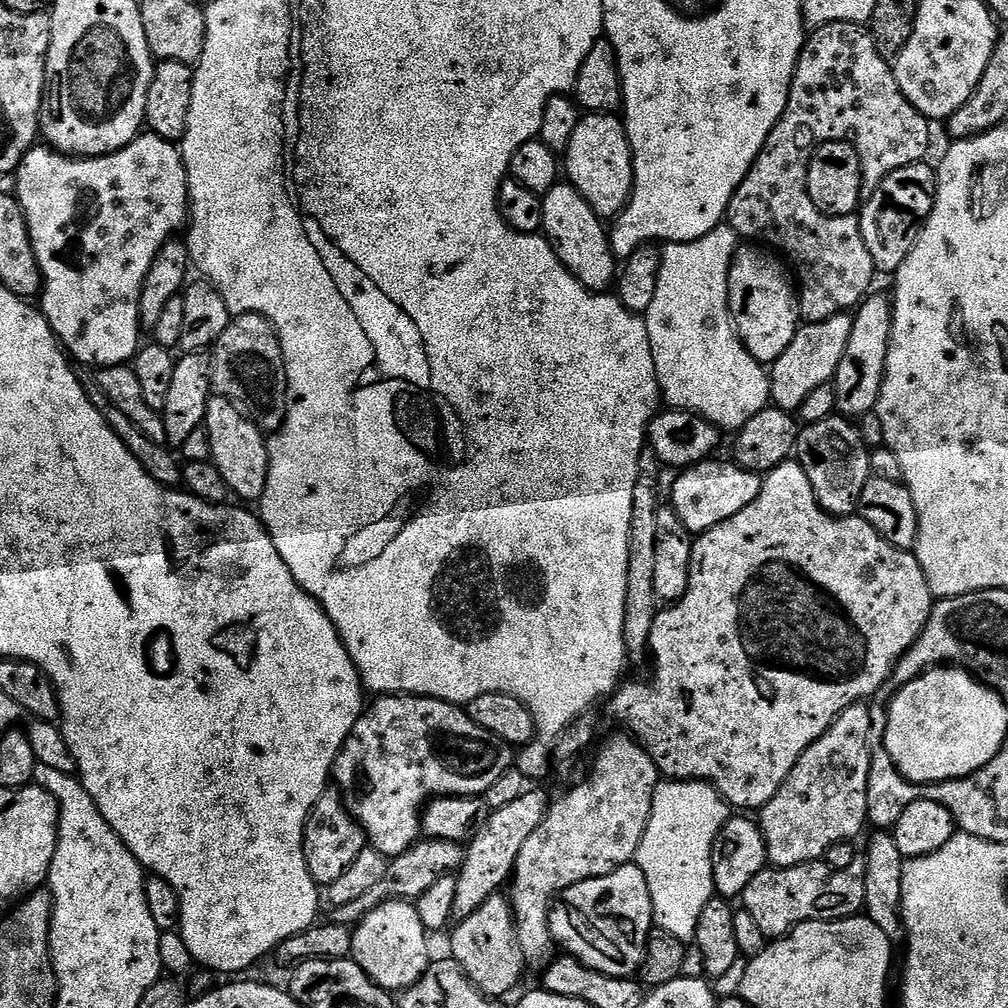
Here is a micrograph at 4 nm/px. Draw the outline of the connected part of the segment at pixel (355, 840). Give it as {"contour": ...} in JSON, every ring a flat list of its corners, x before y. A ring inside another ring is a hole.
{"contour":[[335,786,325,788,324,793,314,802,312,812,304,827,304,853,306,866,318,886,327,886,334,883,350,862,362,854,366,846,366,837,363,828,356,819,346,810,344,799,340,796,340,789]]}

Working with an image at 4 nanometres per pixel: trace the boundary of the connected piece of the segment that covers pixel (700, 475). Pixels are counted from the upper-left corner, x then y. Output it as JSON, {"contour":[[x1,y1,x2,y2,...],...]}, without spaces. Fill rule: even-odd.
{"contour":[[709,458,691,468,683,469,672,484,670,506,686,526,686,530,699,534,734,518,738,510,746,510,762,490,764,481,761,473,751,472,735,462,727,464,724,460]]}

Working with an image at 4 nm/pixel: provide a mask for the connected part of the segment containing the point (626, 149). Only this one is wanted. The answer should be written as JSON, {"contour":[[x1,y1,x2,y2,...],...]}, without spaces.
{"contour":[[585,115,574,130,574,138,570,138,566,159,568,159,568,164,566,160,567,179,572,187,579,190,582,198,586,198,586,202,592,207,594,214,601,220,611,221,628,207,628,200,632,197,632,151,623,123,615,115]]}

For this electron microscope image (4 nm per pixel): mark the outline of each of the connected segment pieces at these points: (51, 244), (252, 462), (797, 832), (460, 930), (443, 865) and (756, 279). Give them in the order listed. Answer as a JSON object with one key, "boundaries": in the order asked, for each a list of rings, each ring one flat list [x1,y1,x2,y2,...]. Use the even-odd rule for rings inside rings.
{"boundaries":[[[141,134,134,142,130,142,122,150,111,152,108,156,89,156,87,158,73,158,47,146,34,146,22,158,19,168,16,169,15,197,20,201,20,209,24,212,24,221,30,234,32,249,44,279,43,289,38,297,38,307,44,317,50,322,57,340,66,349,67,355,73,361,81,360,84,366,93,369,112,368,115,364,127,365,142,347,140,332,140,295,146,274,156,260,156,255,162,246,177,235,176,231,183,229,190,220,190,205,188,203,188,175,184,165,184,157,173,141,164,140,160,136]],[[213,395,204,415,203,428,208,431,210,438,211,461,216,465,218,474,222,474,229,493,233,497,241,496,244,500,259,501,260,495,266,490,269,441,256,421,225,396]],[[861,702,851,704,846,710,842,710,842,714,838,714,838,718,834,718,834,722,826,730,826,734,822,734,822,738,818,738,811,746,802,754,802,758,798,758,798,762,794,766,794,770,790,770,790,774,786,778,786,782,782,782,782,786,778,790,778,794,774,798,770,798,770,802,766,802,766,806,759,809,758,823,762,830,762,838,766,842,766,854,768,855,768,864,774,868,793,868,799,864,808,864,811,860,824,860,826,850,830,850,830,846,835,844,847,844,855,841,856,835,868,824,868,807,866,806,866,790,870,782,870,750,868,749,868,739,870,738,870,726,872,725,872,708,867,703]],[[504,894,486,898,470,918,459,921,451,932,451,959,468,975,469,982,486,996,504,998,519,982,526,967,524,953,516,937,516,916,512,913,511,899]],[[421,839,411,848,407,848,402,855,393,857,389,861,386,876,377,885,373,885,373,889,363,893,349,905,333,909,330,912,331,916,328,916,329,921,336,925,346,925,352,928,359,924,360,920,371,910,388,900,407,900,409,902,417,900,437,881,438,877,457,871,463,864,464,854,465,849,454,842]],[[740,246,728,267,728,308,732,311,732,322,753,361,764,366,782,358,786,346,794,342,794,334,802,327,797,285,785,261,771,254,776,255,764,246]]]}

